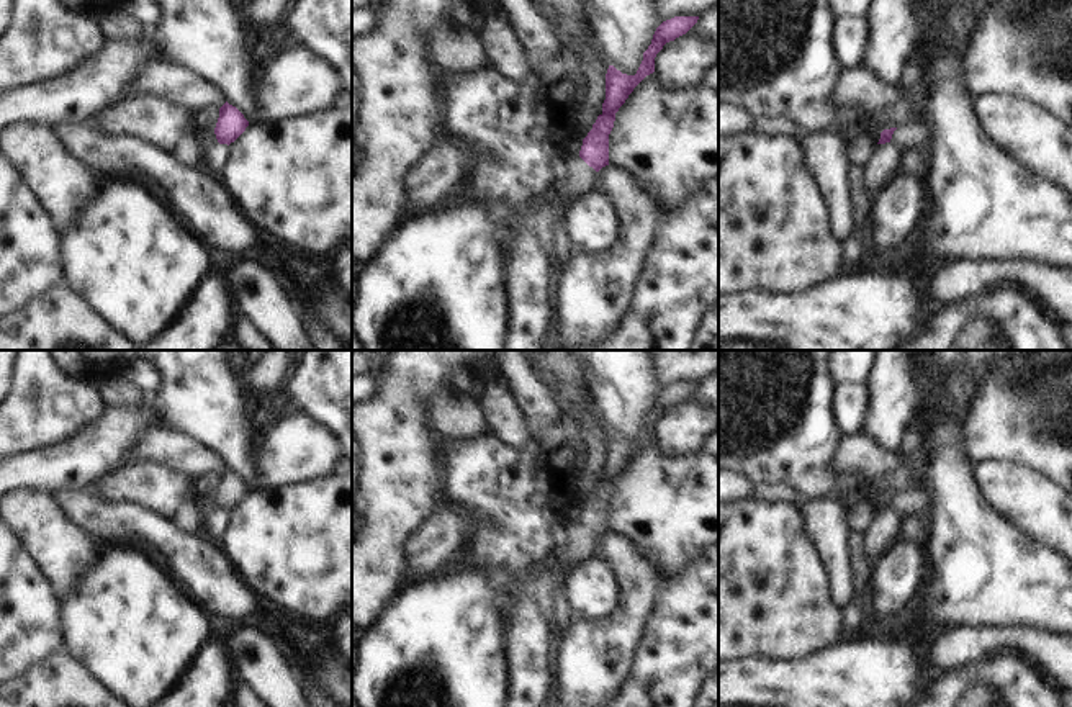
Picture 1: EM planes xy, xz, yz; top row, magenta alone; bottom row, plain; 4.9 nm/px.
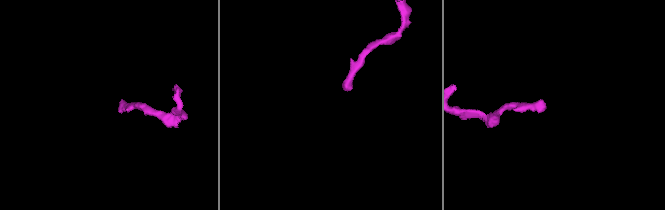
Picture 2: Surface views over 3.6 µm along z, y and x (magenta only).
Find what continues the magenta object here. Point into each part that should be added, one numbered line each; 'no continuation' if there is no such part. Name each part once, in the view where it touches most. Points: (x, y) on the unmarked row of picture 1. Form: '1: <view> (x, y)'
1: xz (580, 544)

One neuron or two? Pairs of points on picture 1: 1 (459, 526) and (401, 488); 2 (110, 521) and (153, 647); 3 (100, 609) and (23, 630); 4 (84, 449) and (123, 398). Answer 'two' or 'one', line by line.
1: two
2: two
3: two
4: two

